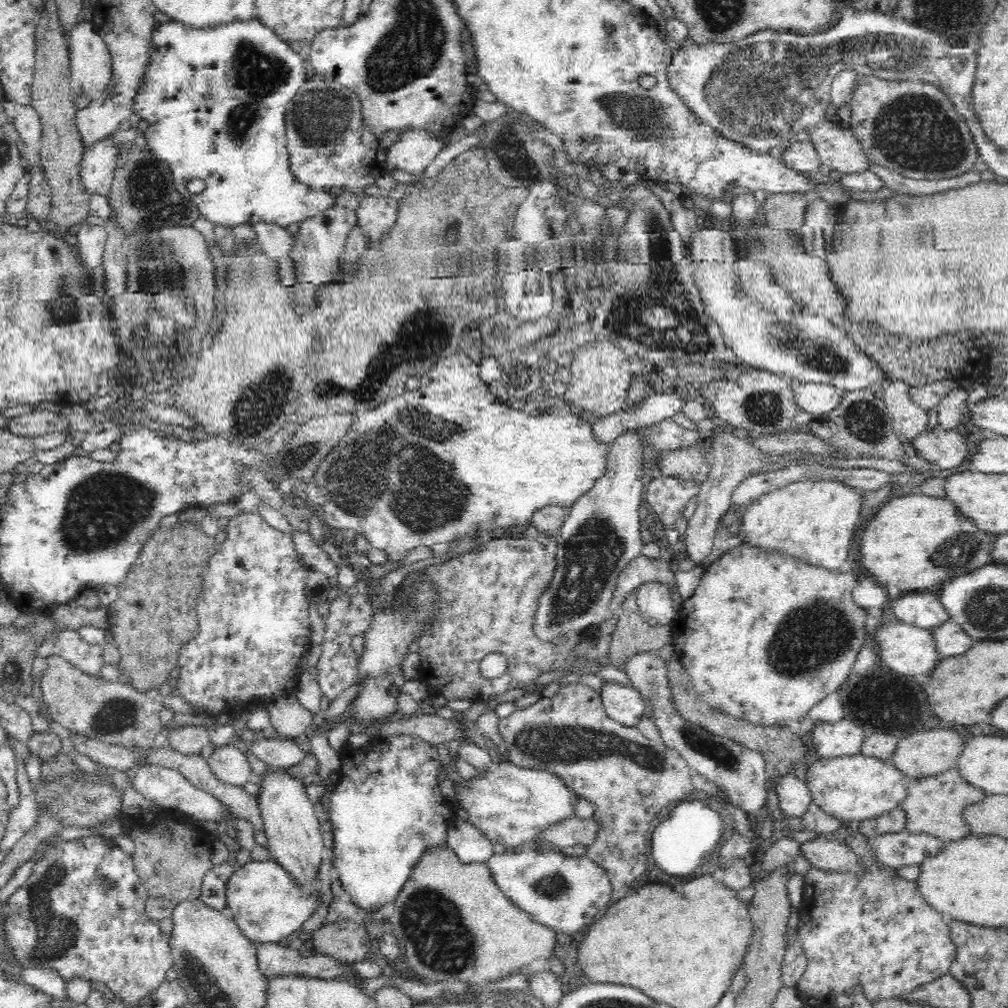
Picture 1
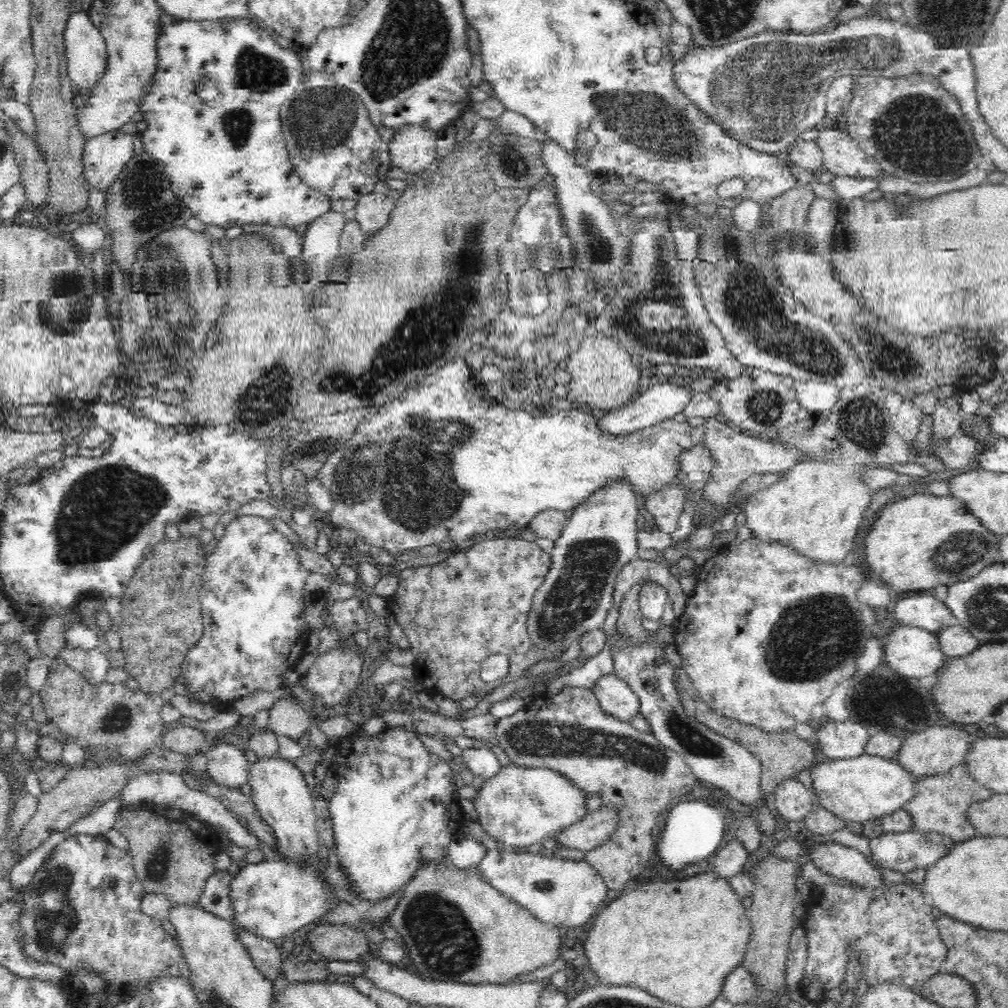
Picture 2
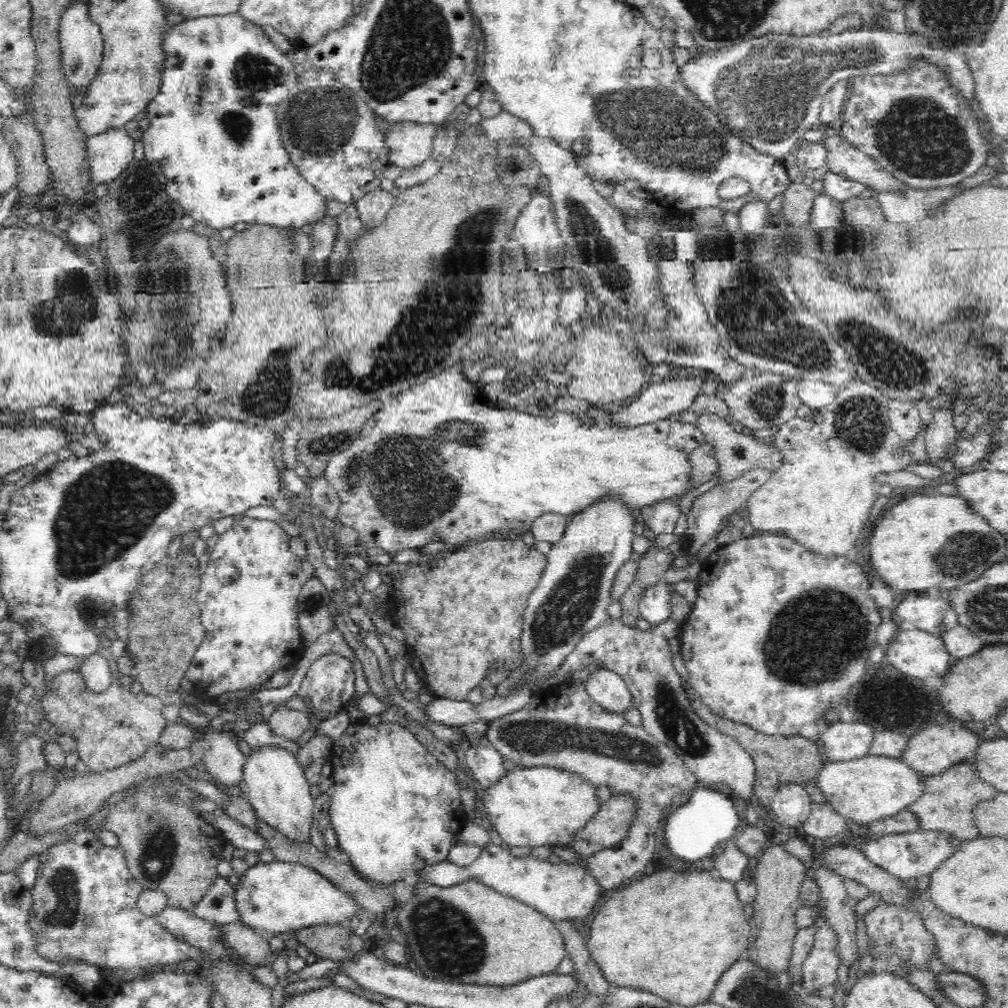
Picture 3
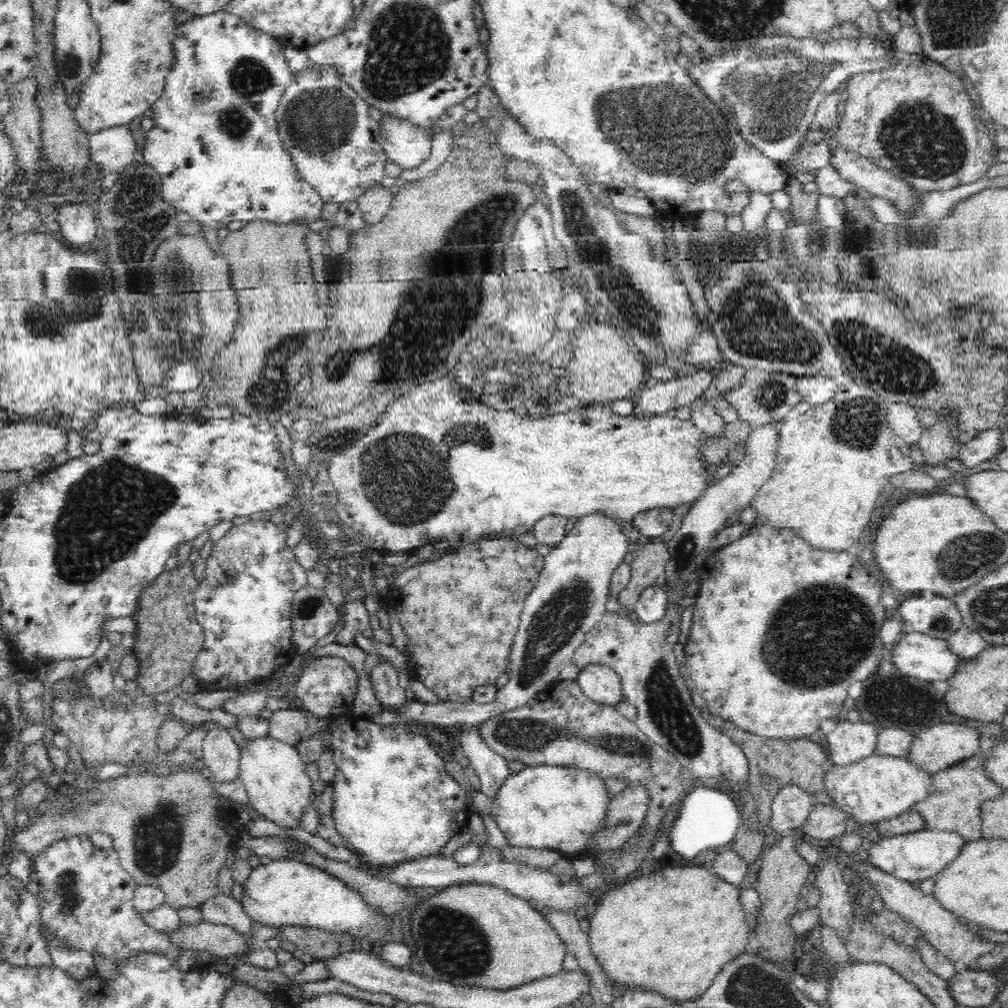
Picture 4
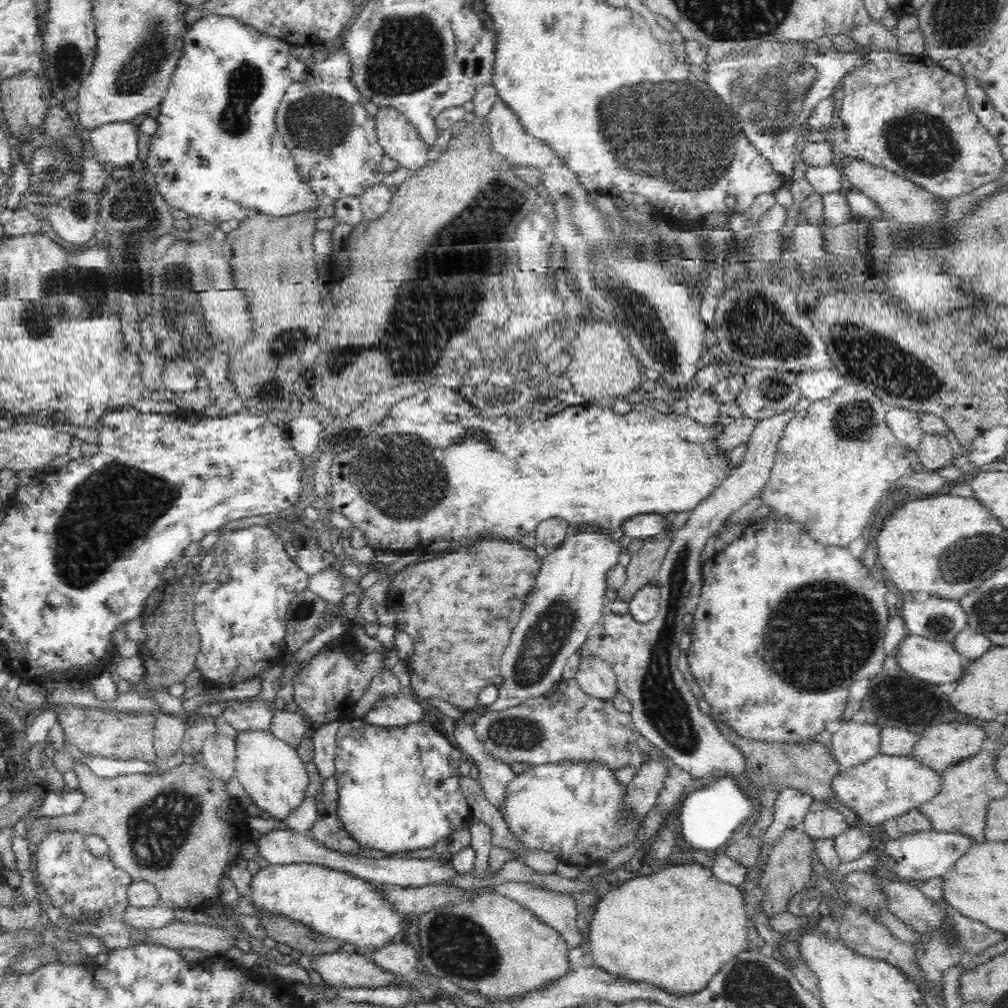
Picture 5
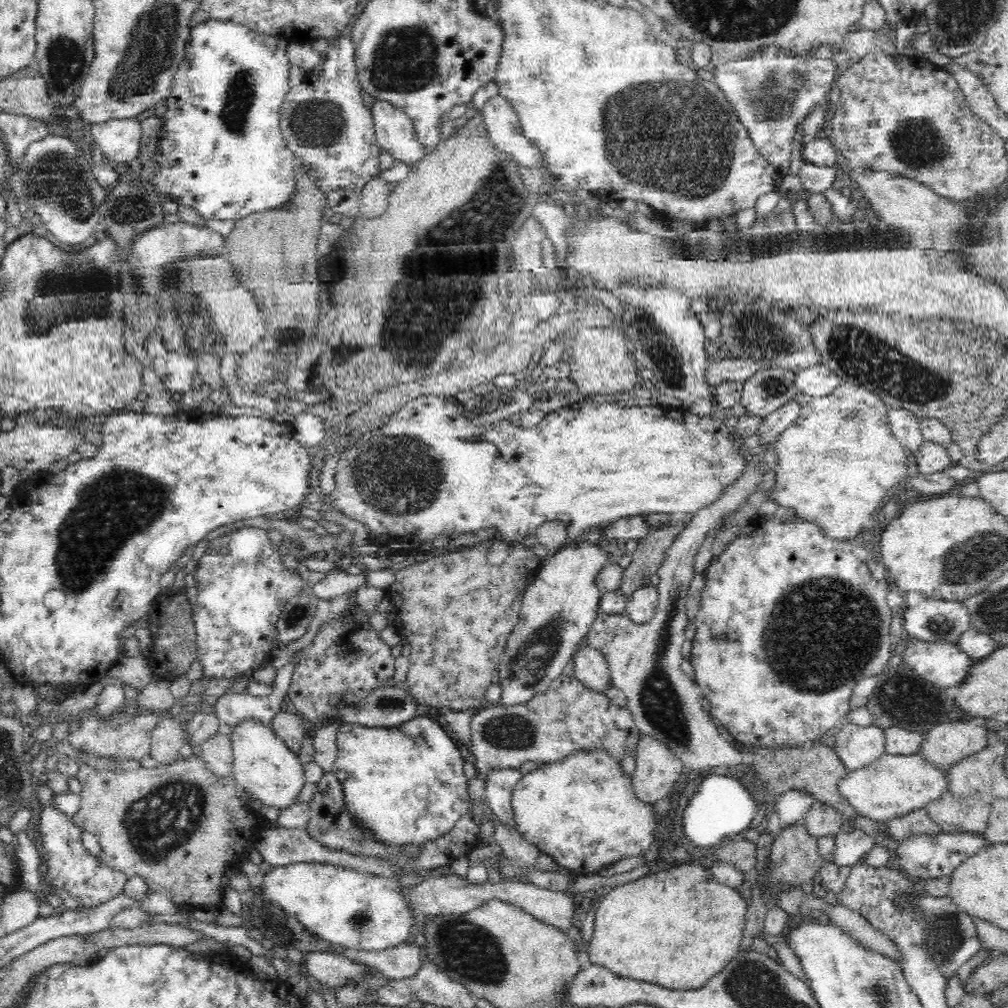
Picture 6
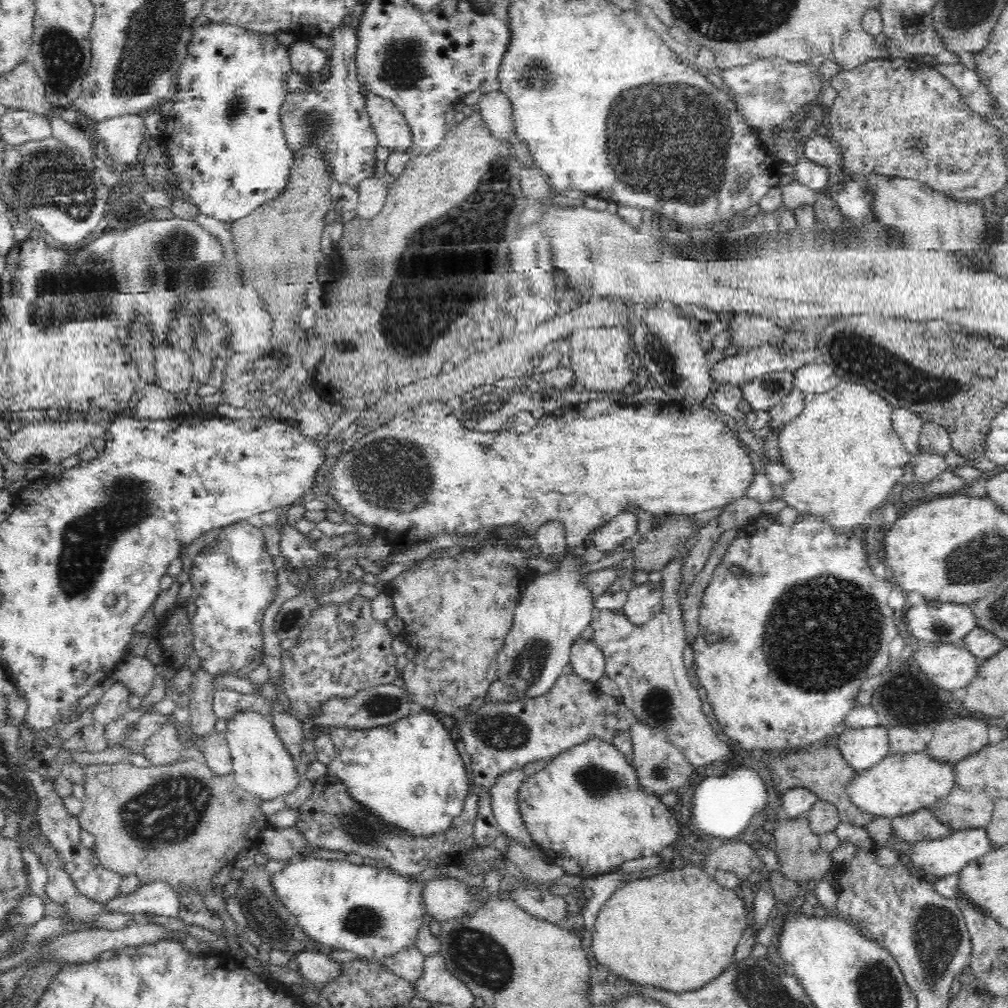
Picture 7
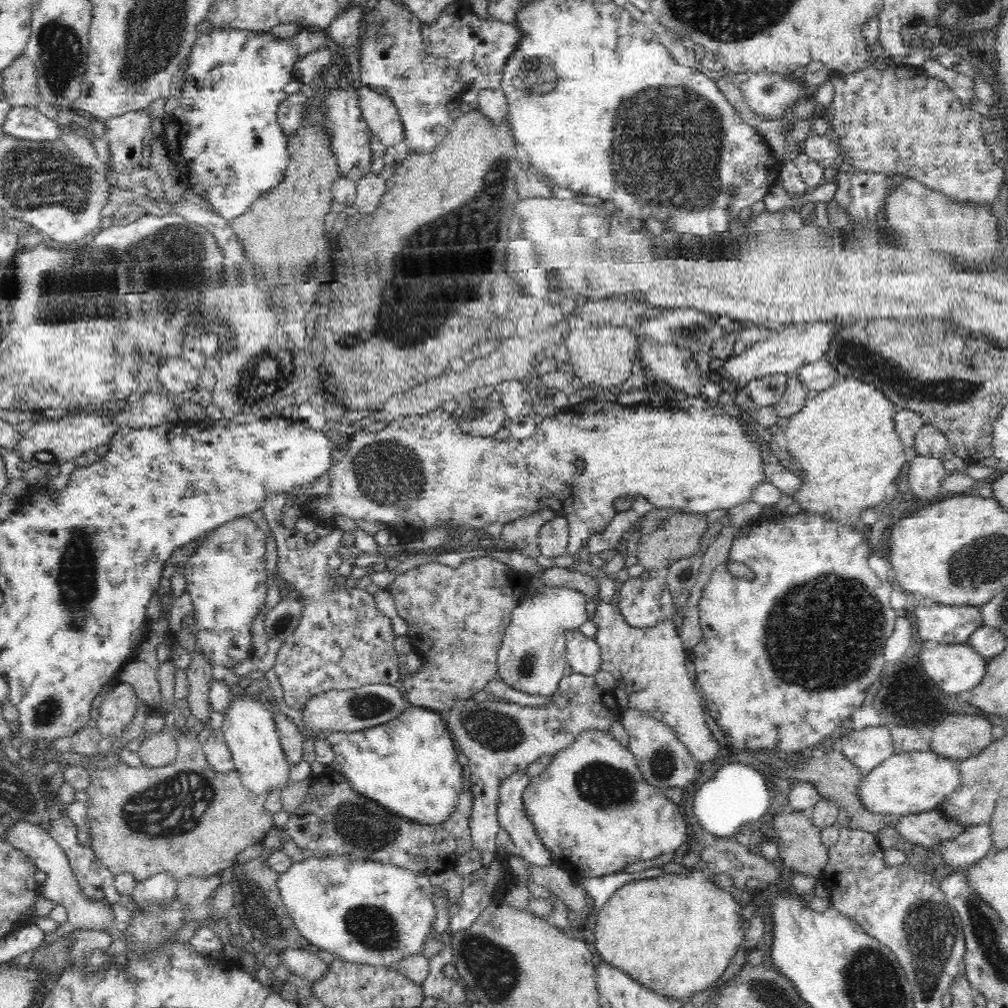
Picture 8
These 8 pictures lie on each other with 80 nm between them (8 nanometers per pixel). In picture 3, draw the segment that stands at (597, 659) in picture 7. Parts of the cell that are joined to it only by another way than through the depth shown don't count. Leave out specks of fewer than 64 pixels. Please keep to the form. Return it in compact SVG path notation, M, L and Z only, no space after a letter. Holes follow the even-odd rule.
M607 668L591 673L583 684L594 701L608 712L623 716L628 710L635 708L634 695L630 693L624 680Z

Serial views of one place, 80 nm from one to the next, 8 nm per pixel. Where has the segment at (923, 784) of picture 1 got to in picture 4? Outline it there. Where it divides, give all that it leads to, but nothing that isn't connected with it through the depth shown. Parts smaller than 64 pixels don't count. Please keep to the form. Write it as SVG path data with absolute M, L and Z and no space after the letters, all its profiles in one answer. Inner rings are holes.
M980 754L957 763L953 767L931 775L933 789L928 796L911 806L921 814L925 828L933 831L950 831L959 834L965 842L981 838L980 805L1000 796L1003 792L986 775Z

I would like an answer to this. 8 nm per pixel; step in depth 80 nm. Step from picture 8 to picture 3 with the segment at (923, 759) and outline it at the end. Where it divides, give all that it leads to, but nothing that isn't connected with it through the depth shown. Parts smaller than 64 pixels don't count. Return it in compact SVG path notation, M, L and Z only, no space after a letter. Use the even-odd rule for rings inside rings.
M864 755L847 761L829 761L817 772L817 786L825 802L846 820L868 824L888 818L920 798L923 778L899 758Z

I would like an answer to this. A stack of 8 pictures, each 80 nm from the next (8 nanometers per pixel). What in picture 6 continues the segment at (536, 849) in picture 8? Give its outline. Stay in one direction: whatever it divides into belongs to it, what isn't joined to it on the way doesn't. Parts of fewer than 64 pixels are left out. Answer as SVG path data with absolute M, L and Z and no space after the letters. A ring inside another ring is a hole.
M494 767L485 776L485 802L500 821L513 824L511 796L513 786L522 775L512 767Z

